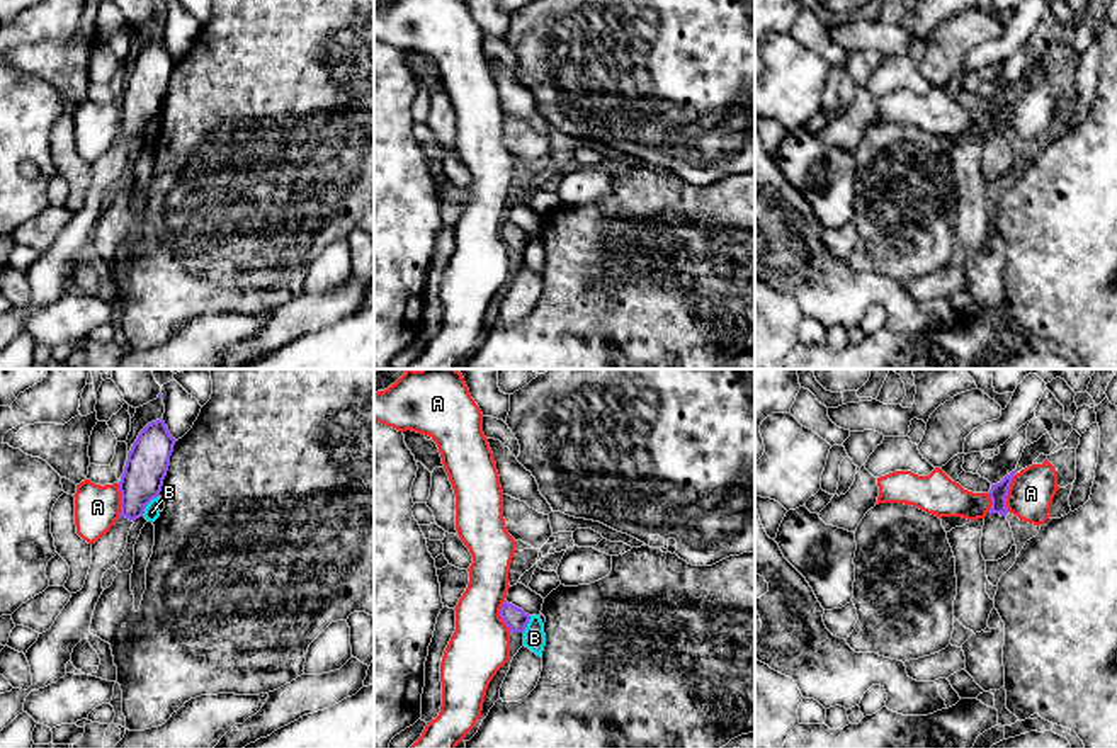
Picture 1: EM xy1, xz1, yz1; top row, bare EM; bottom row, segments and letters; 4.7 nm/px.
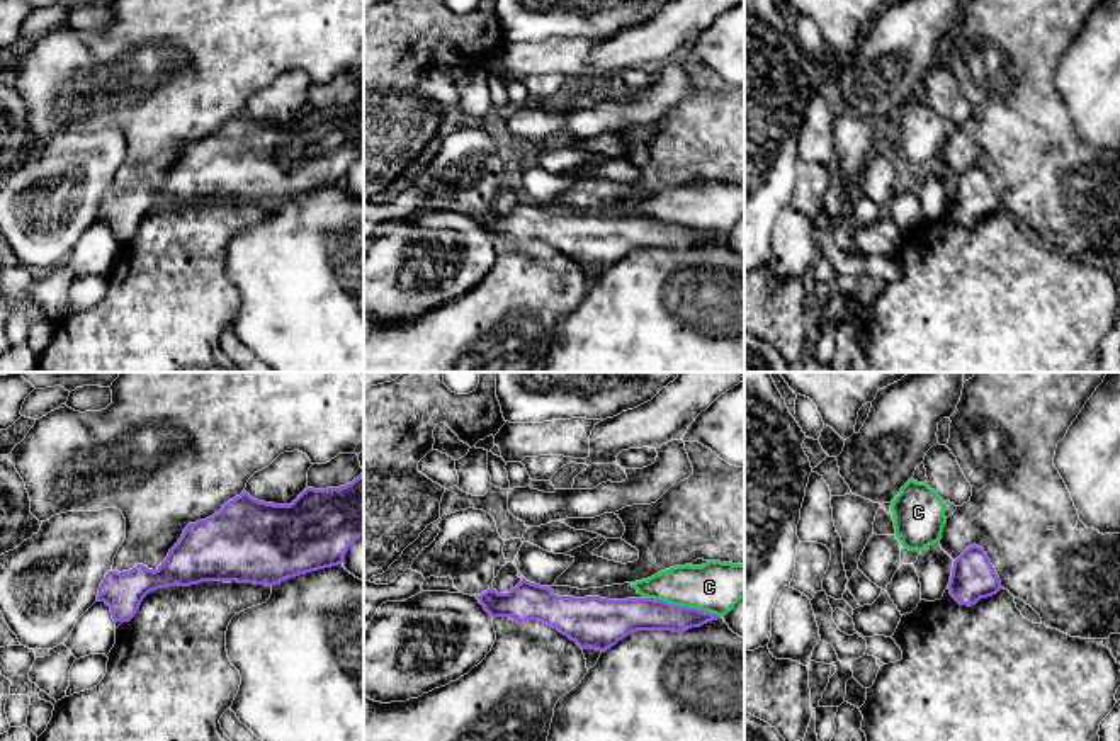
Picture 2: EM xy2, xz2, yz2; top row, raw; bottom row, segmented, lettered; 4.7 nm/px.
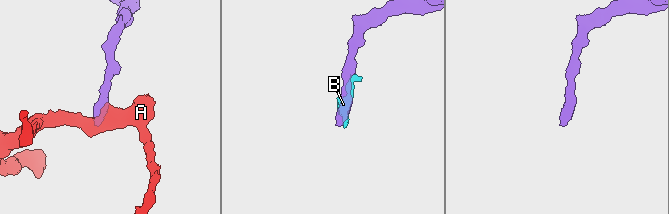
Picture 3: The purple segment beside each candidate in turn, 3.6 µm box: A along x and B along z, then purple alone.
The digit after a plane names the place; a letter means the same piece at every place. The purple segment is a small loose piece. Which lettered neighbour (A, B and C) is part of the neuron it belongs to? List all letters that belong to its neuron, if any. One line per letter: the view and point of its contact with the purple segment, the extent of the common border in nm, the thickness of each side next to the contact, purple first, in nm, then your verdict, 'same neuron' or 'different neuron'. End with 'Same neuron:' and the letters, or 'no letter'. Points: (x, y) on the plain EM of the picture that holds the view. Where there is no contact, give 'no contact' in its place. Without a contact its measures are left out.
A: yz1 (1007, 113) | 180 nm | 90/220 nm | different neuron
B: xy1 (148, 121) | 130 nm | 200/80 nm | different neuron
C: xz2 (684, 226) | 360 nm | 160/240 nm | different neuron
Same neuron: no letter

